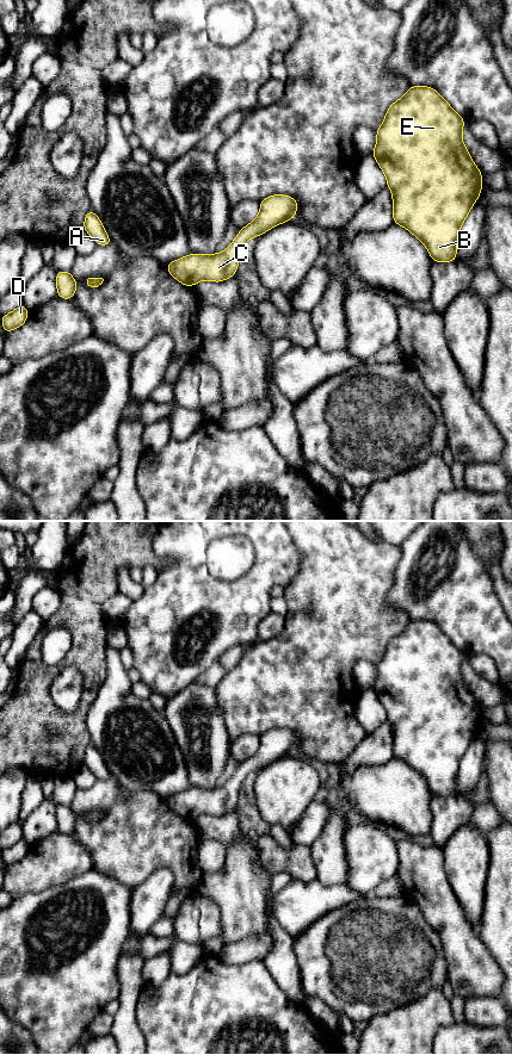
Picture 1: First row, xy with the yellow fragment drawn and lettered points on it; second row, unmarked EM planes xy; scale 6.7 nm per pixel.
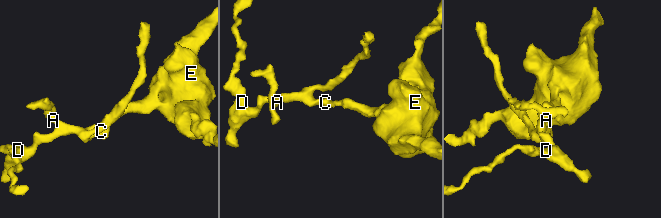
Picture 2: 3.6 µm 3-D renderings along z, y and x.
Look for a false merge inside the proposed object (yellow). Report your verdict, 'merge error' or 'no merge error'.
no merge error

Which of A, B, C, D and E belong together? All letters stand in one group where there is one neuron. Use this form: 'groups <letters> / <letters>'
groups A B C D E

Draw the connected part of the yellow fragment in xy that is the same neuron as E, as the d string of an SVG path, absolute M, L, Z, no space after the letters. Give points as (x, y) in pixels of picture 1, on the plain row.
M414 620L389 640L382 659L376 664L377 676L372 690L383 705L393 728L394 758L406 762L418 771L436 796L457 795L461 759L482 725L482 708L462 675L464 658L465 654L434 622Z

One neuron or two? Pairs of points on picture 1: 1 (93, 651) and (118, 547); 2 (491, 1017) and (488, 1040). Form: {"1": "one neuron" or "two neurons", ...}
{"1": "one neuron", "2": "two neurons"}

